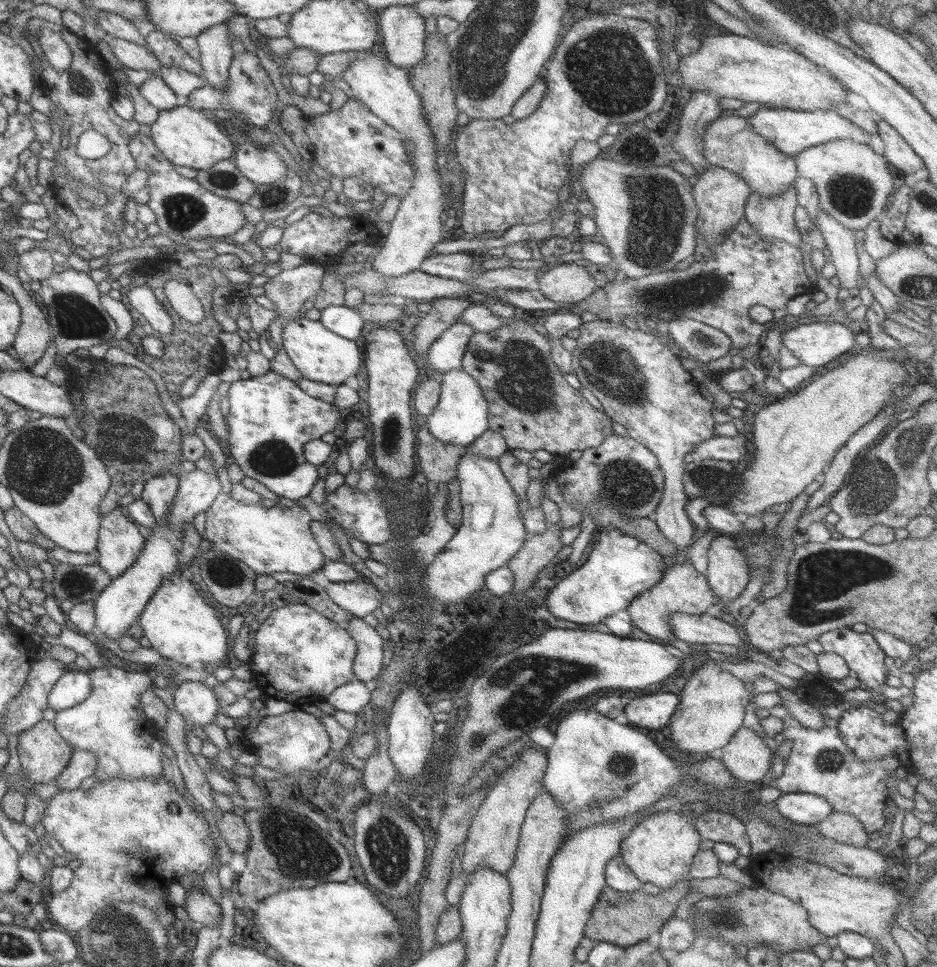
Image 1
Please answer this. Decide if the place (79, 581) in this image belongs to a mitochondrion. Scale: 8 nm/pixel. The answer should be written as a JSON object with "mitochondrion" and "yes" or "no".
{"mitochondrion":"yes"}

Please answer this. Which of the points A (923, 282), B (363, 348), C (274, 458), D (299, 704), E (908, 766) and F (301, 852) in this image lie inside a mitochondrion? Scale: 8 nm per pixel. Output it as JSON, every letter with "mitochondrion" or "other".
{"A":"mitochondrion","B":"other","C":"mitochondrion","D":"other","E":"other","F":"mitochondrion"}

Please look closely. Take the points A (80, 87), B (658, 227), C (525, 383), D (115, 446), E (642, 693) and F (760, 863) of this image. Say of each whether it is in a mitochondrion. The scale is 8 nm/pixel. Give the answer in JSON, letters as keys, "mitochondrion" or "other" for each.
{"A":"mitochondrion","B":"mitochondrion","C":"mitochondrion","D":"mitochondrion","E":"other","F":"other"}

